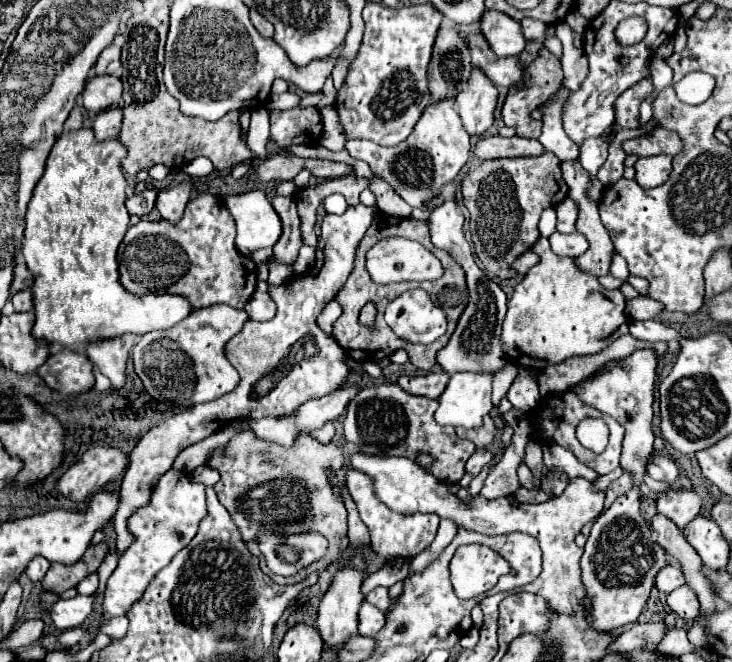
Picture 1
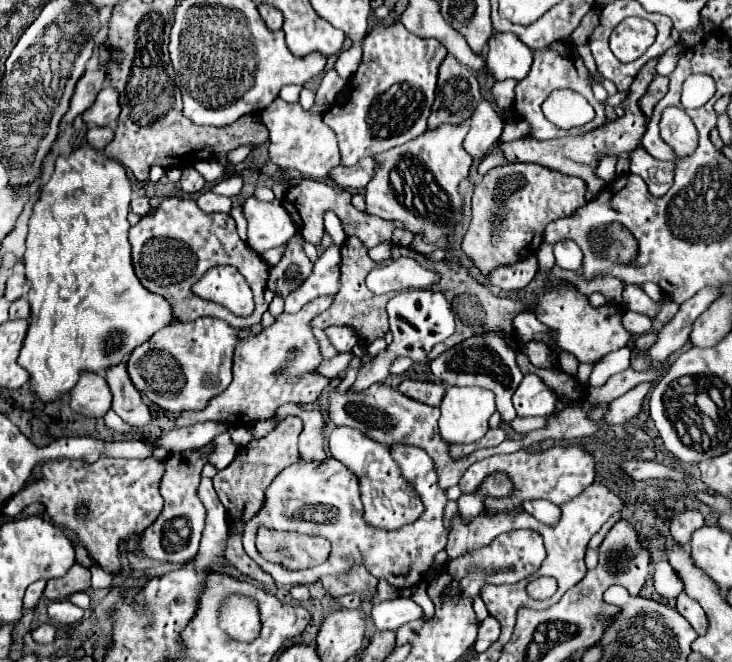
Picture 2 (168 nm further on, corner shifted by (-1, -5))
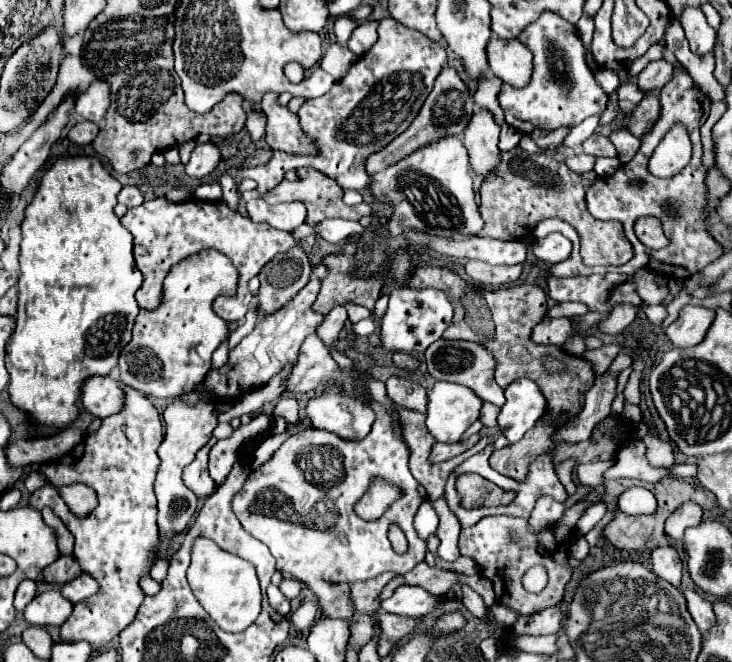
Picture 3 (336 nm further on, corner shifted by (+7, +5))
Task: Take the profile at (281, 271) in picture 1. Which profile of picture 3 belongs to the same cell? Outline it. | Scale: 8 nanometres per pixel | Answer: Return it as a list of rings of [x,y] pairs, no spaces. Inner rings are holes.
[[[252,306],[252,308],[248,310],[248,314],[238,320],[238,328],[230,334],[230,340],[228,340],[230,344],[228,344],[228,348],[232,350],[244,336],[248,336],[248,334],[254,330],[256,322],[258,322],[258,312],[256,312],[256,306]]]

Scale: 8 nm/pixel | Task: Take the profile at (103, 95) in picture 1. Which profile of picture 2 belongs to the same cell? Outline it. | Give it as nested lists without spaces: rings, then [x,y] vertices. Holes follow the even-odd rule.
[[[106,86],[100,90],[96,102],[82,114],[82,120],[96,126],[108,126],[118,120],[120,104],[118,104],[118,92],[112,90],[112,86]]]

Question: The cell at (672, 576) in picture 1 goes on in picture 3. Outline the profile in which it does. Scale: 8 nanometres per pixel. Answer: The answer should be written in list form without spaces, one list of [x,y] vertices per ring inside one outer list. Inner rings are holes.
[[[666,546],[666,548],[656,548],[656,550],[652,552],[652,570],[654,570],[660,578],[668,580],[670,584],[680,586],[682,568],[684,568],[684,566],[682,566],[682,560],[680,560],[676,548]]]

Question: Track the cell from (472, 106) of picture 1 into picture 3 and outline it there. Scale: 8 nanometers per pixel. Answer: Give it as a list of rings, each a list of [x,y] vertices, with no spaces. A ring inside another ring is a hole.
[[[480,110],[472,116],[472,124],[468,124],[464,132],[464,146],[470,154],[472,170],[484,178],[496,174],[500,164],[500,148],[498,148],[500,126],[494,122],[488,110]]]

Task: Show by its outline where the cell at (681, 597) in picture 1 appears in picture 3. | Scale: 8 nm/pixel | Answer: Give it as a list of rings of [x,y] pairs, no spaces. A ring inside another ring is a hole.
[[[684,590],[684,596],[688,602],[688,610],[690,610],[694,622],[698,624],[700,632],[708,632],[716,624],[716,614],[712,610],[712,602],[706,600],[704,596],[700,596],[696,590]]]

